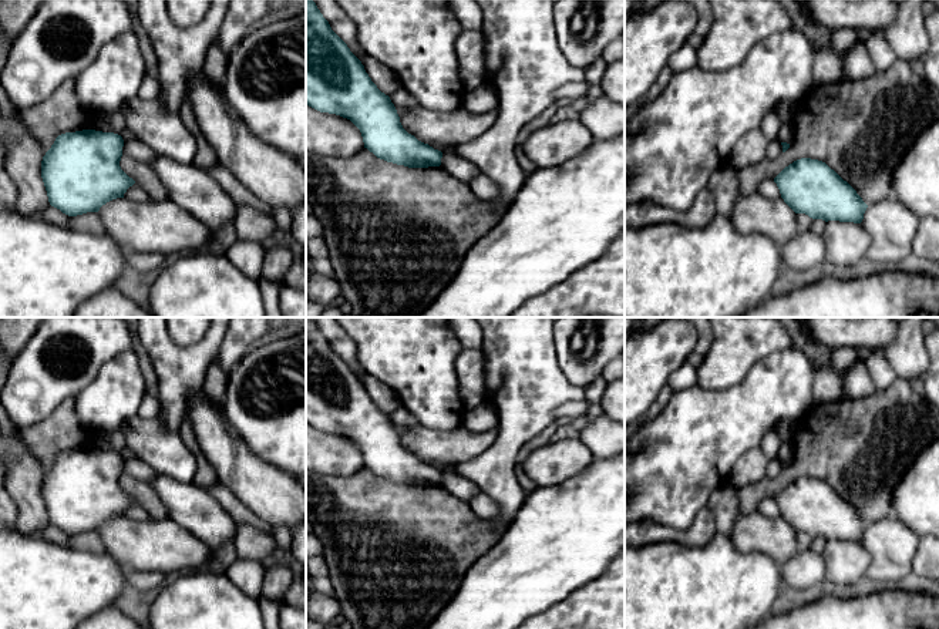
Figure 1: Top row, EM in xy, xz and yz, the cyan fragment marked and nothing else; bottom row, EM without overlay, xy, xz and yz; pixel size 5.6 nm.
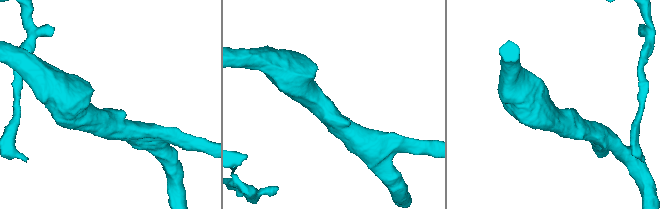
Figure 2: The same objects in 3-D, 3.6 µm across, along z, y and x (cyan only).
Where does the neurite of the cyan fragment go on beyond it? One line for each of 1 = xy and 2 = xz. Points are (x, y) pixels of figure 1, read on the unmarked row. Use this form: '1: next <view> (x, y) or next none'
1: next none
2: next none

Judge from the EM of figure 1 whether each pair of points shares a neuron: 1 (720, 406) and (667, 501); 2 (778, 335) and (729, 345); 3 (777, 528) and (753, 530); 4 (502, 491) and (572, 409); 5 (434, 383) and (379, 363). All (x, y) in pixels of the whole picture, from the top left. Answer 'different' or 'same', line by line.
1: same
2: same
3: same
4: different
5: same

